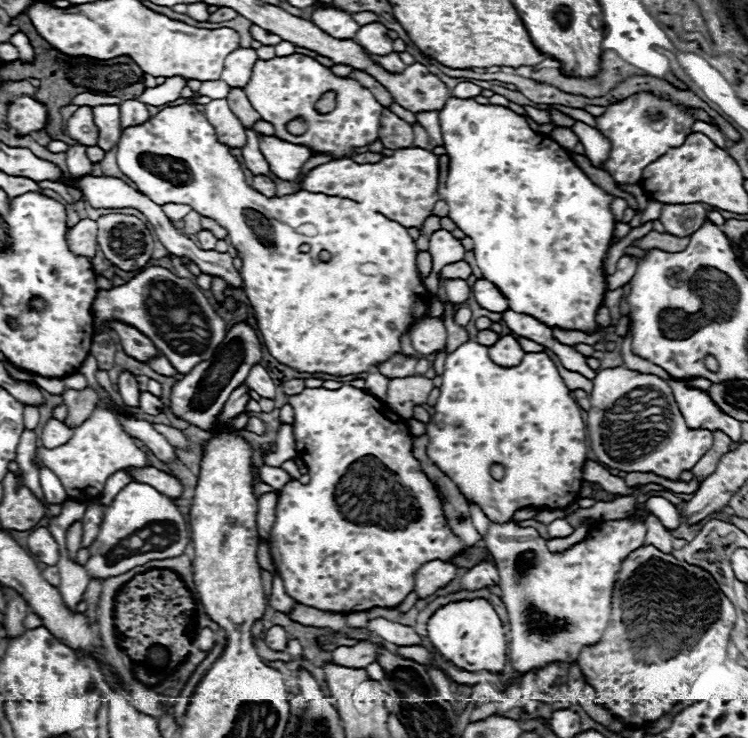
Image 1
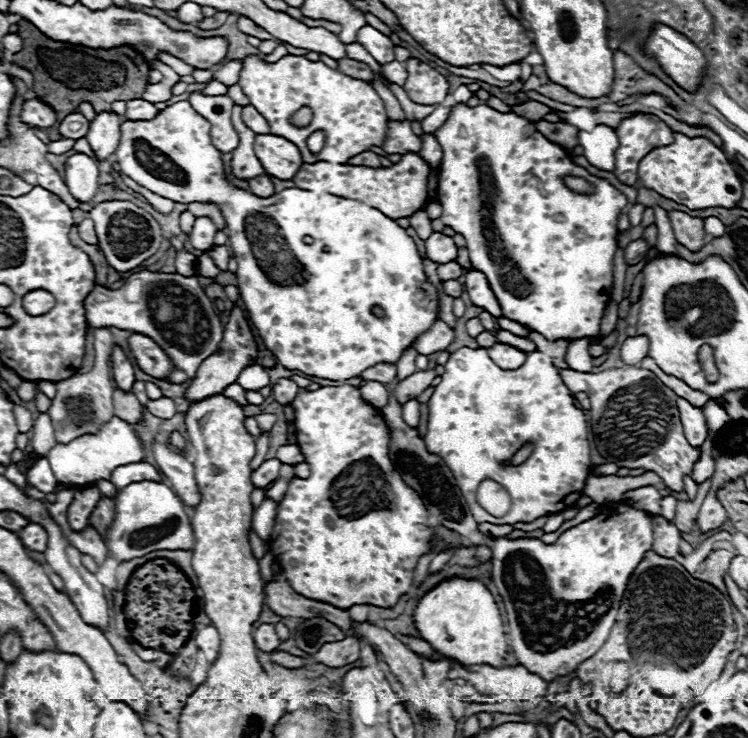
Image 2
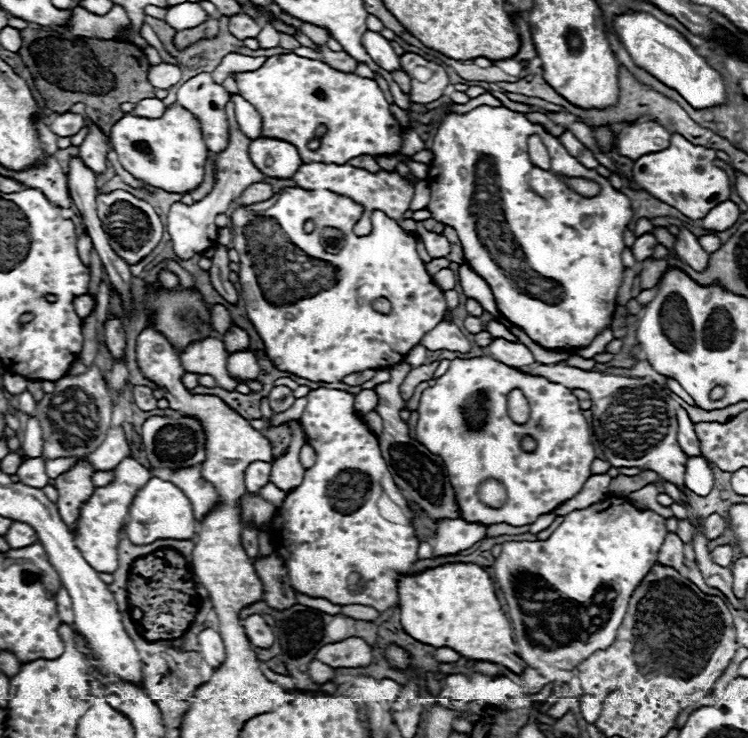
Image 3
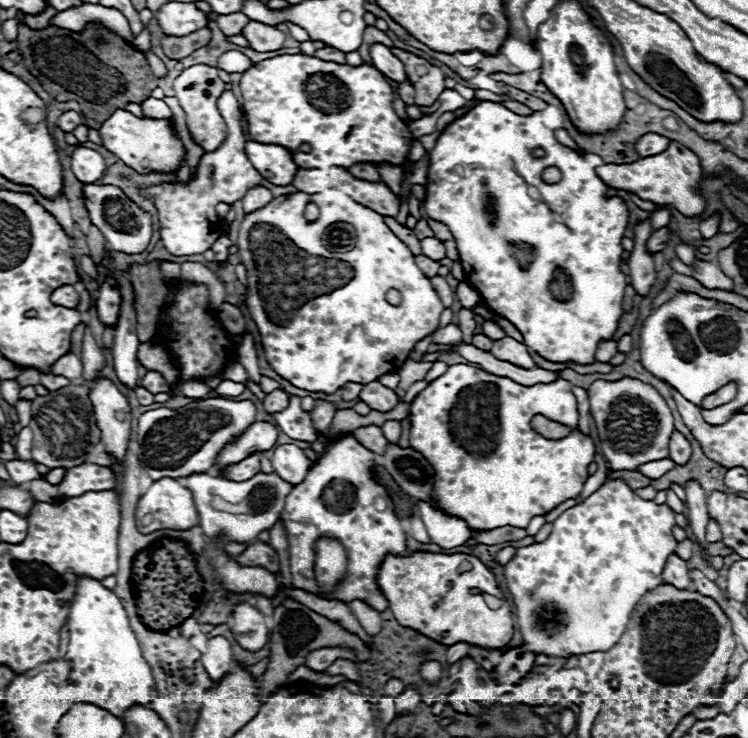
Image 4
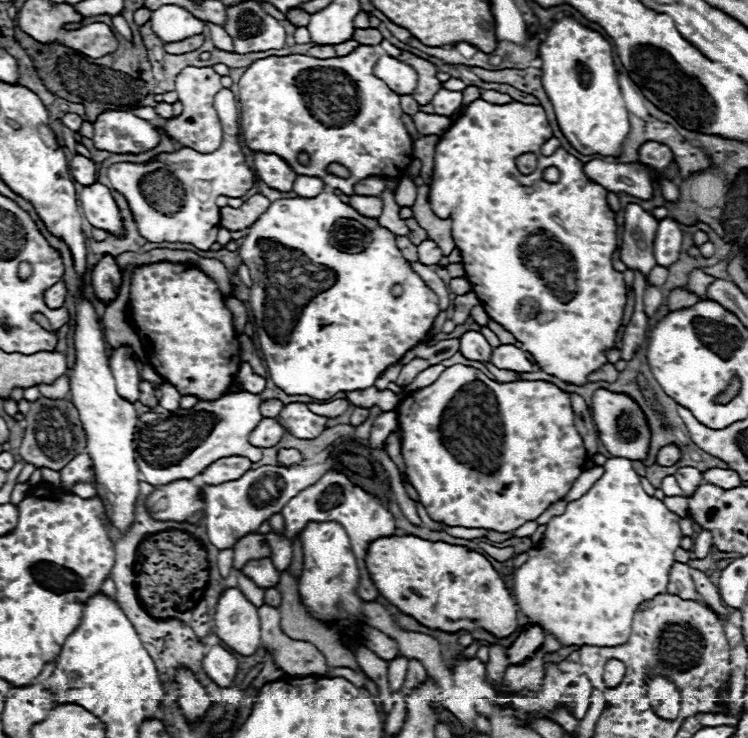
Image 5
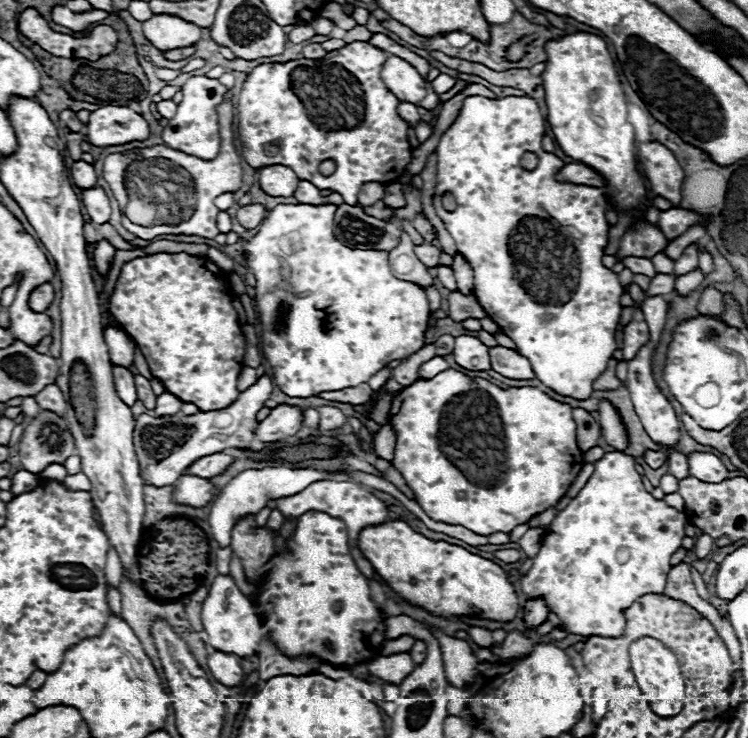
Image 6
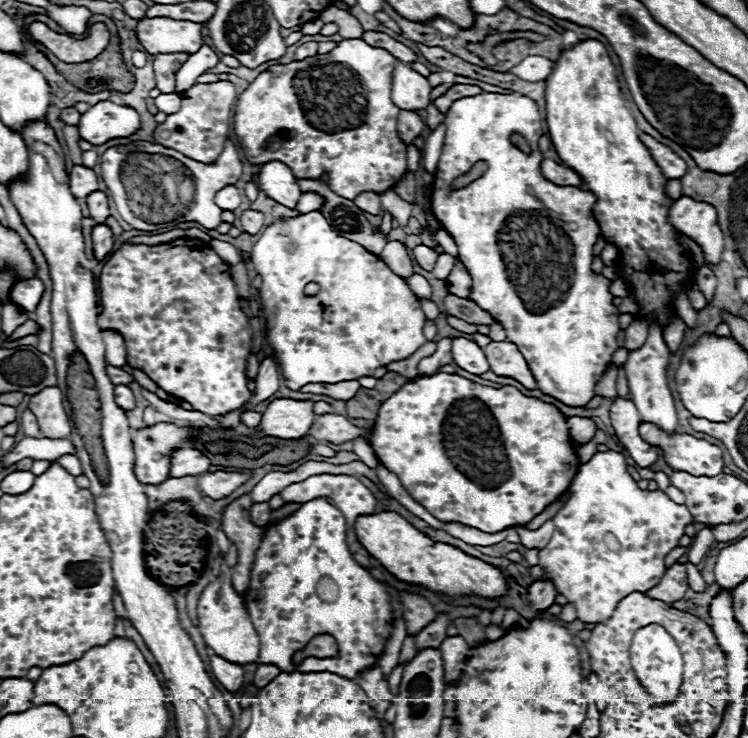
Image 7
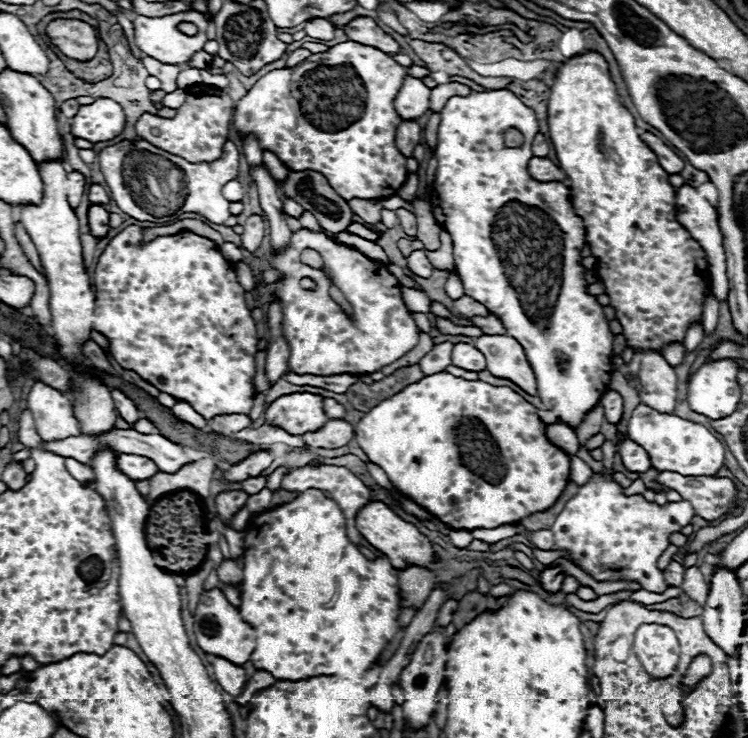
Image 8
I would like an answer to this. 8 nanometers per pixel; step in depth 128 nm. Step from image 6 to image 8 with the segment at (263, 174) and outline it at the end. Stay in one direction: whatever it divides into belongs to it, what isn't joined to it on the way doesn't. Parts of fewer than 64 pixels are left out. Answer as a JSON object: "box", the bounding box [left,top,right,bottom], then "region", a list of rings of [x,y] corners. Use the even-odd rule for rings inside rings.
{"box":[264,152,304,218],"region":[[[264,152],[264,164],[268,168],[268,172],[272,174],[272,178],[278,182],[278,186],[288,178],[288,172],[286,172],[286,166],[270,152]],[[280,194],[280,198],[282,198],[282,204],[284,204],[286,214],[290,214],[290,216],[294,216],[294,218],[300,218],[300,216],[302,216],[302,210],[304,210],[304,208],[302,208],[296,200],[292,200],[292,198],[284,196],[284,194]]]}

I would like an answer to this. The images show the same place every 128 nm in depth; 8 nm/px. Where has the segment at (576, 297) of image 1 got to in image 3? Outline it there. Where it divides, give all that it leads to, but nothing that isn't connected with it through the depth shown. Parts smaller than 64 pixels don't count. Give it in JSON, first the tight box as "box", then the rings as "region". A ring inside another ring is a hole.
{"box":[428,106,632,352],"region":[[[478,106],[478,108],[474,108],[466,114],[448,114],[440,124],[438,134],[434,136],[432,152],[434,152],[434,160],[428,166],[428,186],[430,186],[432,200],[428,204],[428,210],[432,212],[434,220],[438,220],[446,226],[452,226],[456,230],[456,234],[460,238],[460,244],[464,248],[466,264],[488,282],[488,286],[494,294],[494,300],[498,304],[498,310],[502,312],[502,316],[506,320],[510,320],[514,326],[522,328],[536,344],[540,344],[544,348],[550,348],[550,350],[566,350],[566,352],[570,352],[572,348],[588,346],[604,328],[608,328],[612,324],[612,314],[614,314],[614,308],[616,308],[616,294],[618,294],[618,288],[622,284],[622,274],[624,274],[624,266],[622,266],[622,260],[620,260],[620,254],[624,250],[622,232],[628,226],[628,222],[632,220],[632,208],[630,208],[628,196],[624,196],[622,192],[612,188],[610,180],[600,176],[596,170],[590,170],[590,168],[582,166],[574,156],[570,156],[566,152],[566,148],[558,142],[558,138],[550,136],[540,124],[532,124],[524,114],[512,112],[504,106],[500,106],[500,108]],[[532,134],[538,134],[542,144],[548,148],[550,164],[552,164],[548,174],[554,174],[554,178],[558,178],[558,174],[566,174],[566,176],[572,176],[572,178],[586,178],[586,180],[594,180],[594,182],[600,184],[600,188],[602,188],[600,194],[594,196],[594,202],[590,202],[590,206],[594,206],[594,226],[590,226],[590,230],[586,230],[586,234],[578,234],[578,230],[574,230],[574,226],[566,226],[566,218],[558,218],[558,210],[550,210],[550,202],[546,202],[546,198],[542,198],[542,194],[538,194],[538,190],[534,190],[534,186],[530,186],[530,178],[542,178],[542,168],[534,166],[530,162],[530,156],[528,156],[528,138]]]}

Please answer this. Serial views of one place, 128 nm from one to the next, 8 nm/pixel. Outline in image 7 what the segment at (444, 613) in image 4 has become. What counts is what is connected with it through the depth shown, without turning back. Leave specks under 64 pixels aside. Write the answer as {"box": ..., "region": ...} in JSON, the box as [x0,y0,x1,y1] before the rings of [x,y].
{"box":[354,512,508,600],"region":[[[396,512],[358,516],[354,530],[358,542],[368,550],[368,554],[372,554],[392,576],[406,584],[430,590],[434,594],[446,594],[450,598],[474,594],[488,600],[498,600],[508,592],[504,574],[496,566],[474,558],[450,544],[430,540]]]}

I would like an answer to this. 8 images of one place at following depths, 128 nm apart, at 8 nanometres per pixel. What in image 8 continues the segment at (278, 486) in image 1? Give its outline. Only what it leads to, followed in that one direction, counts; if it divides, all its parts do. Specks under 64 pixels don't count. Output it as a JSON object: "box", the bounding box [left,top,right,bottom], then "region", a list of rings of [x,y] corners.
{"box":[104,430,192,474],"region":[[[114,430],[104,436],[104,442],[118,450],[120,454],[142,454],[156,462],[162,472],[174,474],[184,464],[192,462],[190,456],[184,454],[182,446],[170,442],[158,434],[140,434],[136,430]]]}

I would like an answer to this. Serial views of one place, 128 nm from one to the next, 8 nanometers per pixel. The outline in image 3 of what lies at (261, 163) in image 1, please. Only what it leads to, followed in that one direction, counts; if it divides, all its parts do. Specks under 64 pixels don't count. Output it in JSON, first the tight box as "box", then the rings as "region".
{"box":[166,102,264,258],"region":[[[228,102],[226,104],[226,114],[228,114],[228,126],[230,126],[230,146],[216,154],[216,168],[218,168],[218,174],[216,174],[216,184],[214,184],[214,190],[200,202],[192,204],[192,206],[184,206],[182,202],[178,204],[172,204],[170,208],[170,214],[168,214],[168,224],[166,224],[166,230],[172,238],[172,246],[174,246],[174,252],[178,258],[192,258],[196,254],[202,254],[206,252],[208,248],[214,246],[216,238],[218,238],[218,228],[214,224],[214,218],[222,212],[226,212],[230,208],[230,204],[240,198],[242,190],[246,190],[246,186],[254,184],[254,182],[262,182],[264,180],[264,174],[254,166],[254,162],[250,160],[250,154],[248,154],[248,146],[250,146],[250,138],[240,130],[238,122],[236,122],[236,116],[234,116],[234,102]]]}

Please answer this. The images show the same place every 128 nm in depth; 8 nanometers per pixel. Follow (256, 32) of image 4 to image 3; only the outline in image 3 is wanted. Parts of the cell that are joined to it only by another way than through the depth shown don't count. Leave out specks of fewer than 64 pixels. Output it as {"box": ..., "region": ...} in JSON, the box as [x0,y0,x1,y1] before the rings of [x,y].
{"box":[256,24,280,48],"region":[[[264,24],[262,32],[256,38],[260,42],[260,48],[276,48],[278,40],[280,40],[280,34],[270,24]]]}

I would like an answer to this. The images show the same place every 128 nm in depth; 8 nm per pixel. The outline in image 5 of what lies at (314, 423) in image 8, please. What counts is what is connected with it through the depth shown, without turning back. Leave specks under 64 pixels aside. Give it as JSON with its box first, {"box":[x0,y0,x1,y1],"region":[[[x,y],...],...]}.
{"box":[248,418,284,448],"region":[[[262,418],[260,424],[250,432],[248,440],[252,446],[258,448],[268,448],[280,442],[280,438],[284,436],[284,426],[280,422],[276,422],[274,418]]]}

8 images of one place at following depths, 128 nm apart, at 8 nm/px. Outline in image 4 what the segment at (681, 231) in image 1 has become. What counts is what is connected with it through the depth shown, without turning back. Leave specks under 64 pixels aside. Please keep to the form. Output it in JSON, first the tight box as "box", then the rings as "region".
{"box":[692,258,732,290],"region":[[[694,258],[692,262],[692,276],[698,278],[698,282],[702,282],[702,286],[706,288],[720,288],[720,290],[732,290],[732,280],[726,278],[726,274],[714,266],[712,262],[704,262]]]}

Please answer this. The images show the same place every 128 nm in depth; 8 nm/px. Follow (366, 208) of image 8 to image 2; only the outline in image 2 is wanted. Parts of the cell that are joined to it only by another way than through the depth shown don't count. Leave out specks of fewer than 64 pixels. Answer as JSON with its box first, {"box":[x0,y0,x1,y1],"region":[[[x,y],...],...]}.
{"box":[348,152,380,166],"region":[[[362,152],[362,154],[356,154],[356,156],[350,158],[348,162],[354,162],[354,166],[380,166],[378,154],[374,154],[374,152]]]}

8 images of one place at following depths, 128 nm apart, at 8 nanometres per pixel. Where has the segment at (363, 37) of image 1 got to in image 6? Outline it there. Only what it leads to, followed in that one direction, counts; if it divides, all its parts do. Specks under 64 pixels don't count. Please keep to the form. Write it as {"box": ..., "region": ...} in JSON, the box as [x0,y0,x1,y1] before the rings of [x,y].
{"box":[380,56,426,104],"region":[[[390,56],[380,72],[382,82],[386,82],[388,90],[400,100],[400,102],[414,102],[418,104],[426,96],[424,80],[416,72],[414,66],[410,66],[406,60],[398,56]]]}

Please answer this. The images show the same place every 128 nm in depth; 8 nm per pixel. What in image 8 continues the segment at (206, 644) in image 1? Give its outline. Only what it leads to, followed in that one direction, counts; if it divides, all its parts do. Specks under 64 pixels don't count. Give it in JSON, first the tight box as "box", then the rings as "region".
{"box":[212,656,248,696],"region":[[[216,656],[212,662],[212,668],[214,668],[214,678],[224,692],[228,692],[230,696],[238,696],[242,692],[246,680],[248,680],[242,666],[236,666],[236,664]]]}

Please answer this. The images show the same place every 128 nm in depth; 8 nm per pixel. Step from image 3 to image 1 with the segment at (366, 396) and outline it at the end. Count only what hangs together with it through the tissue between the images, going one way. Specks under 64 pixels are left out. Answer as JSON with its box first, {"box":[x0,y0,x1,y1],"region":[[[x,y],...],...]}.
{"box":[366,372,390,398],"region":[[[372,372],[368,378],[366,378],[366,392],[368,394],[374,394],[374,398],[386,398],[386,386],[388,386],[390,378],[382,376],[380,372]]]}

